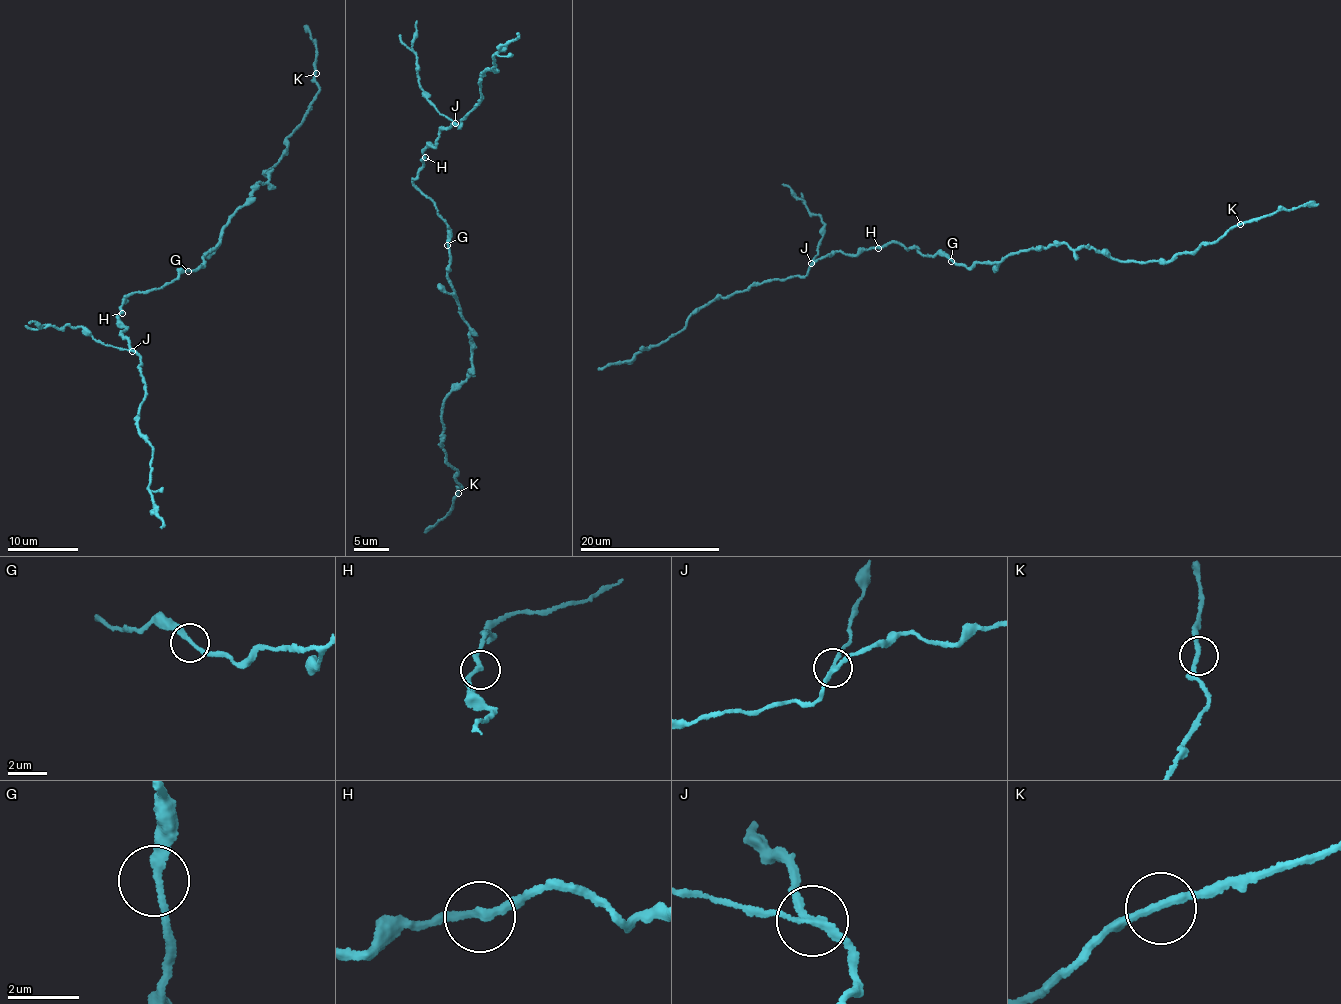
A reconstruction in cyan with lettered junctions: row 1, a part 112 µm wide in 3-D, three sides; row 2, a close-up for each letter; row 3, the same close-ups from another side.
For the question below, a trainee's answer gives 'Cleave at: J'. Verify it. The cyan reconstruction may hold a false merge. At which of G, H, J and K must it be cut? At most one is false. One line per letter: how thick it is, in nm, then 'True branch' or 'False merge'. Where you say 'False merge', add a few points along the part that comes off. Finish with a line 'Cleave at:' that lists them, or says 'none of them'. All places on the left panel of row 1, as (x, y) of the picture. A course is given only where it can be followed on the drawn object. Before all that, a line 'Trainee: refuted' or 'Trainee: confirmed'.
Trainee: confirmed
G: Thickness 240 nm. True branch
H: Thickness 220 nm. True branch
J: Thickness 190 nm. False merge. Course of the part to remove: (132, 350), (98, 342), (87, 330), (67, 324), (59, 329), (28, 323)
K: Thickness 200 nm. True branch
Cleave at: J

